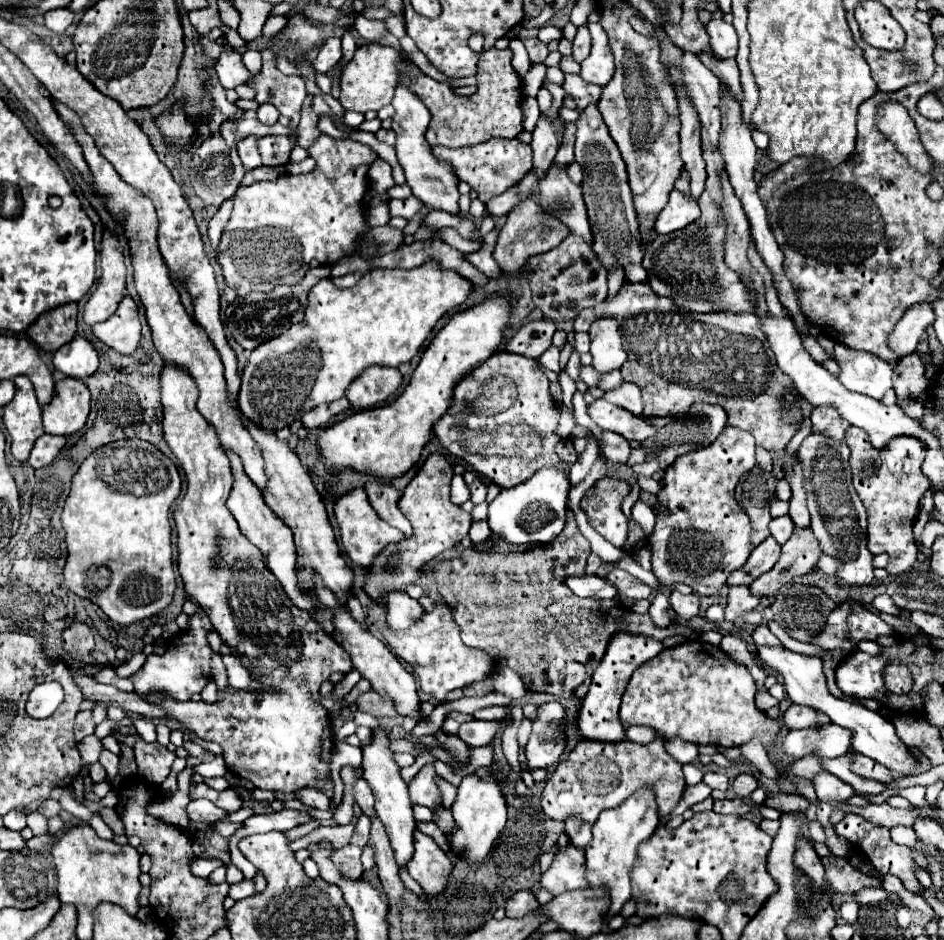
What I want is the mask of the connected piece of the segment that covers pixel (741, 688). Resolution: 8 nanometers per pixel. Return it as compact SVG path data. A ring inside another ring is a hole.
M688 640L676 648L664 650L662 654L654 656L650 662L644 662L630 678L628 688L622 696L620 706L620 720L624 728L630 726L650 726L662 738L680 736L694 744L714 744L722 748L742 746L754 738L758 738L766 748L774 744L776 734L780 732L780 720L768 718L762 710L754 704L756 684L744 664L732 662L720 648L706 644L702 640Z

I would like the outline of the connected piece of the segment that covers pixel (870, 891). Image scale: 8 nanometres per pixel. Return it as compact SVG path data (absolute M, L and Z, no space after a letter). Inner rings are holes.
M862 888L854 894L854 902L860 906L866 906L866 904L882 902L882 900L886 900L886 896L888 896L888 892L882 888Z

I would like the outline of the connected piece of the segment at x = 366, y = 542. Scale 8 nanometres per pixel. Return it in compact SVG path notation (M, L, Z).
M356 488L356 490L350 490L348 494L344 494L342 498L338 498L336 506L334 506L334 512L336 512L336 520L338 520L338 526L340 526L340 532L342 532L342 546L344 546L344 552L350 556L350 560L354 564L360 564L360 566L372 566L374 558L392 542L402 542L404 540L404 534L396 528L392 528L390 524L386 524L378 514L376 510L372 510L370 502L368 502L368 496L362 488Z

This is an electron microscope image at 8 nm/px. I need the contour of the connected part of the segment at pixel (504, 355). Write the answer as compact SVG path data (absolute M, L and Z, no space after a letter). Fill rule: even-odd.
M496 352L458 382L450 408L434 422L434 434L444 448L478 468L490 482L500 488L516 486L532 474L532 456L534 450L542 450L542 434L546 438L558 438L554 430L560 412L552 402L548 384L536 360L510 352ZM496 406L504 408L494 410ZM530 430L536 434L530 434Z

